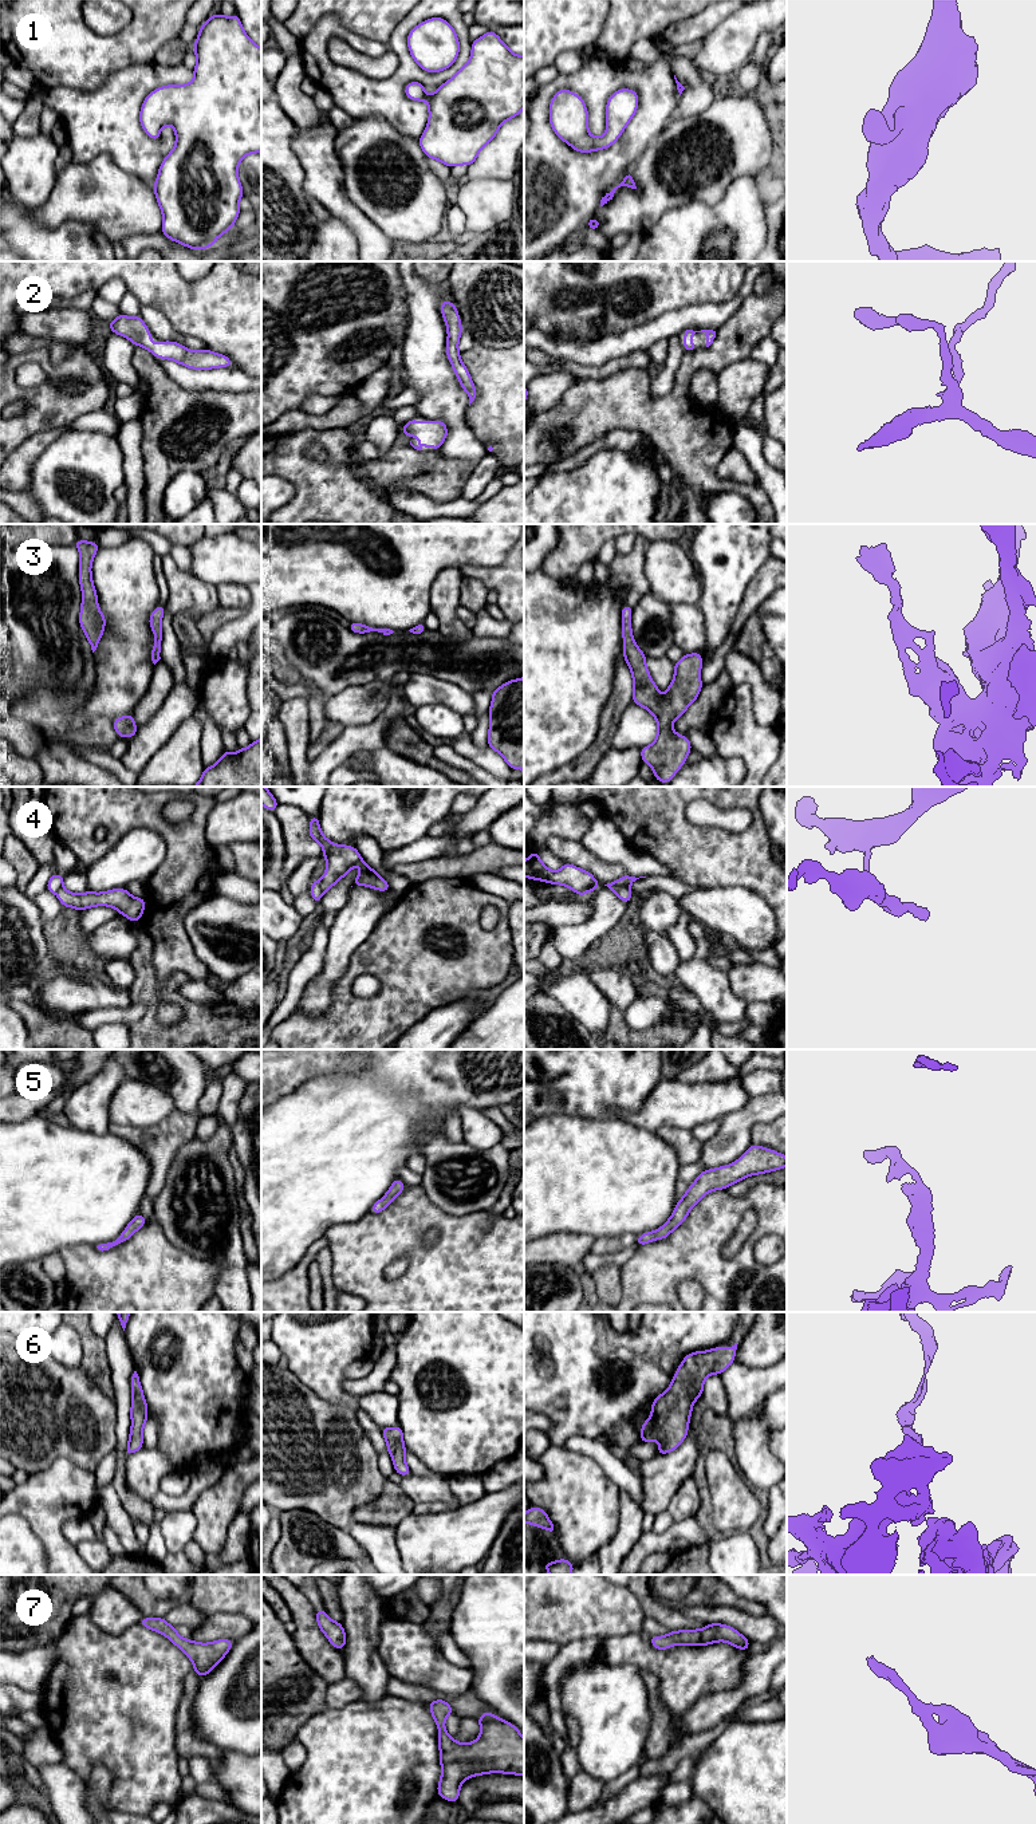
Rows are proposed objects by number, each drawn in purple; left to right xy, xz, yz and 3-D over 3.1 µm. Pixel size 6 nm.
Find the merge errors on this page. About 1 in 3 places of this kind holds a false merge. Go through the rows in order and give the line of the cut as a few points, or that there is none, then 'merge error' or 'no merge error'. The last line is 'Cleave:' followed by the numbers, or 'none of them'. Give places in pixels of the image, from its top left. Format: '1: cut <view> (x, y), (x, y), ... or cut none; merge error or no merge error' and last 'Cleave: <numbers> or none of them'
1: cut none; no merge error
2: cut none; no merge error
3: cut none; no merge error
4: cut yz (611, 882), (630, 891); merge error
5: cut none; no merge error
6: cut none; no merge error
7: cut none; no merge error
Cleave: 4

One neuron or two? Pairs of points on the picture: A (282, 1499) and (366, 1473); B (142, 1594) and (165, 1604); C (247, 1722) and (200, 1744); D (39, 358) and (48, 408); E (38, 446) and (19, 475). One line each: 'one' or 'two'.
A: one
B: one
C: two
D: one
E: one

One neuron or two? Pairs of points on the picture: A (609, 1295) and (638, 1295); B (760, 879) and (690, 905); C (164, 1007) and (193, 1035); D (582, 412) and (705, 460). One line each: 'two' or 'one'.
A: two
B: two
C: two
D: one

